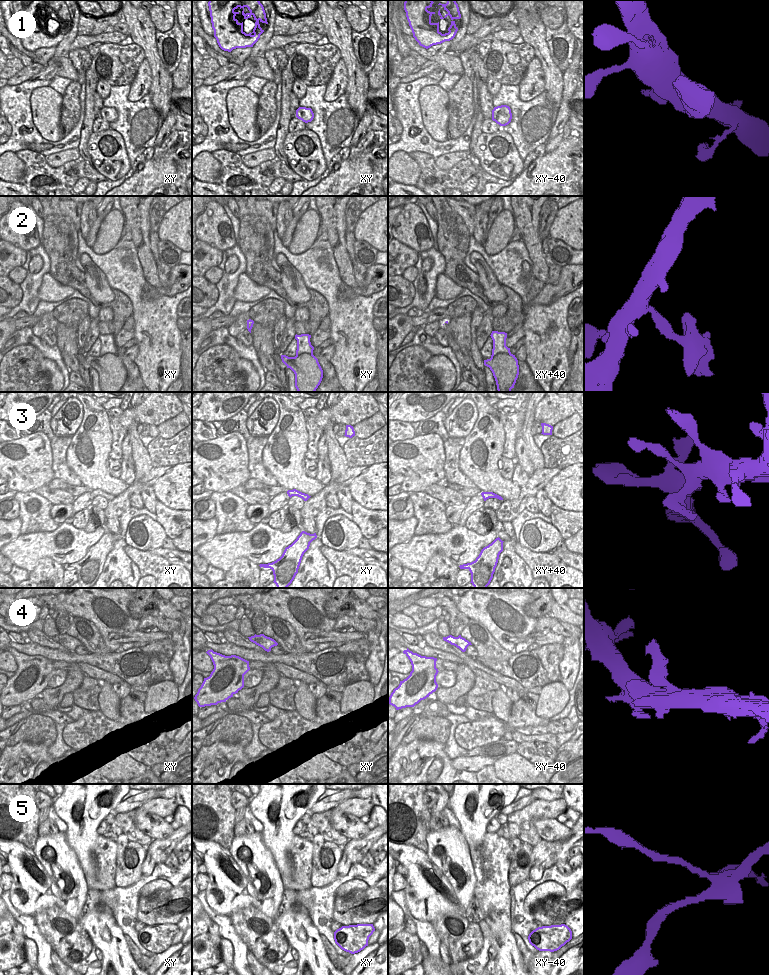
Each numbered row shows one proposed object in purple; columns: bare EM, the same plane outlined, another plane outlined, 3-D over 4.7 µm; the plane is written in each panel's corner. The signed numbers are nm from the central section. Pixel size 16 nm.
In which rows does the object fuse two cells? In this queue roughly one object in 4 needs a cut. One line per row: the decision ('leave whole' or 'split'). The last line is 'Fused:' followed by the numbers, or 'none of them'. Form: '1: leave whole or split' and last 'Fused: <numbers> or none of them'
1: leave whole
2: split
3: leave whole
4: split
5: split
Fused: 2, 4, 5

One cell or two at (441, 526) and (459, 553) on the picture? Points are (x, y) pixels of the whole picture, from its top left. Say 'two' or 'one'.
two

